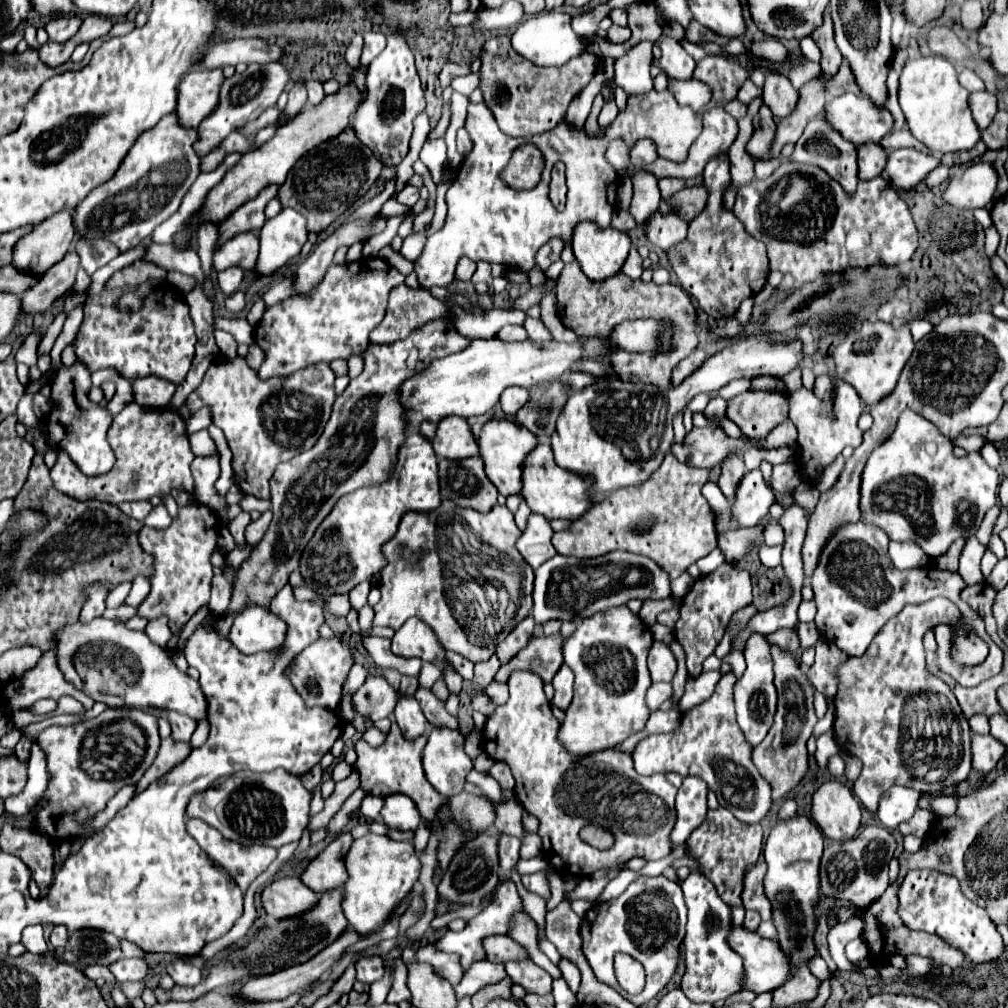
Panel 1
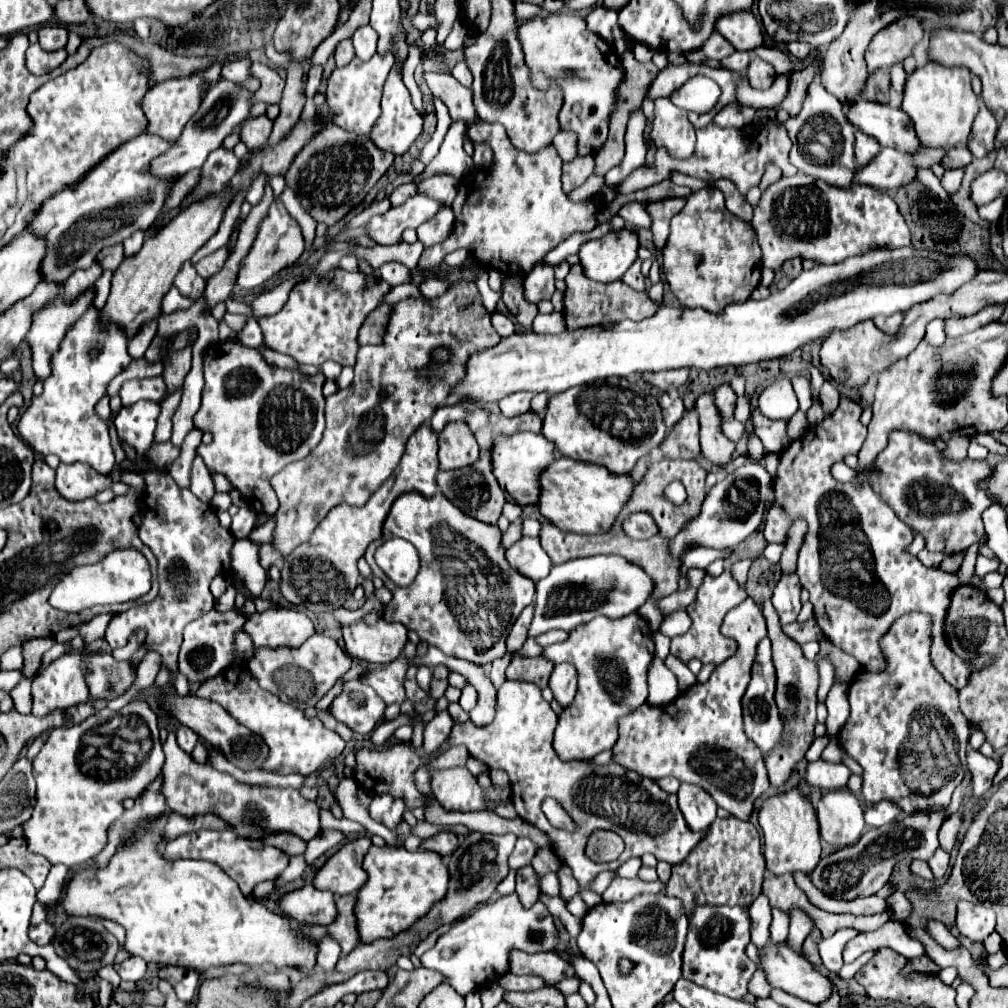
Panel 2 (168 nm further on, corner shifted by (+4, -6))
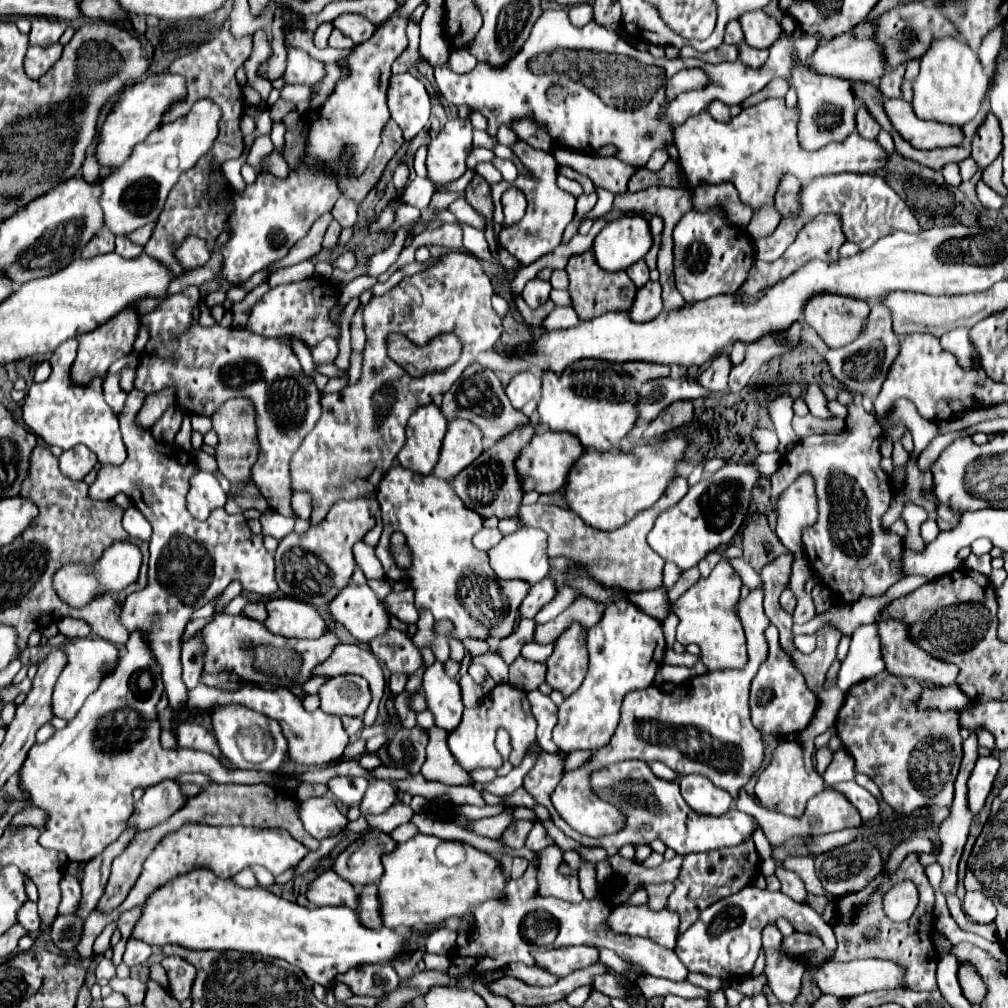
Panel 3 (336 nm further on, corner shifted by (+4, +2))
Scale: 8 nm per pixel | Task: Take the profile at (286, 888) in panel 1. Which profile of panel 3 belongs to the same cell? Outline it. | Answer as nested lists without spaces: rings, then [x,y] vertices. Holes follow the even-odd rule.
[[[333,870],[321,874],[307,890],[307,898],[315,906],[331,904],[331,906],[347,906],[347,908],[357,908],[359,906],[359,894],[355,888],[343,880],[339,874]]]

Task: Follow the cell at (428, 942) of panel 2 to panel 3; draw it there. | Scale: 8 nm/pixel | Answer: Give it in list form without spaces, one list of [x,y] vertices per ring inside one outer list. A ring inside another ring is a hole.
[[[439,926],[439,928],[433,928],[429,934],[427,934],[427,952],[439,952],[441,948],[445,948],[445,954],[451,954],[457,944],[455,944],[455,934],[453,930],[445,928],[445,926]],[[451,946],[451,950],[449,950]]]

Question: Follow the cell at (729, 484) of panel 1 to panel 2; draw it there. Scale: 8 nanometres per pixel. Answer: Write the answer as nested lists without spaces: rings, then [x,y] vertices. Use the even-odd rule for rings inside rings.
[[[703,394],[699,396],[695,410],[699,414],[699,424],[701,424],[701,454],[711,460],[715,466],[727,468],[731,464],[731,456],[735,454],[735,442],[727,440],[719,432],[719,412],[715,412],[713,404],[713,394]]]

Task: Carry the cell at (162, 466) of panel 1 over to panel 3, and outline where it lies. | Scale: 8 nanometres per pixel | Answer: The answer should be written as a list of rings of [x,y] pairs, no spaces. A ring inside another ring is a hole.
[[[79,444],[71,450],[65,450],[59,456],[59,462],[65,476],[69,476],[71,480],[83,480],[83,476],[97,464],[97,458],[93,456],[93,452],[89,452],[87,446]]]

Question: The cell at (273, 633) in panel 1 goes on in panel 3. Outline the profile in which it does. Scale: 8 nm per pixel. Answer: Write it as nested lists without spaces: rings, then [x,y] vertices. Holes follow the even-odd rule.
[[[291,596],[269,600],[267,612],[265,626],[285,638],[319,638],[327,630],[325,620],[311,604],[303,604]]]

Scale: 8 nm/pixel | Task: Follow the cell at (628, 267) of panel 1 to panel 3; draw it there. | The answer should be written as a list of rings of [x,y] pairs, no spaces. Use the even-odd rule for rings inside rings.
[[[639,260],[637,264],[631,264],[631,268],[627,268],[625,272],[627,272],[629,278],[635,282],[637,288],[641,288],[643,284],[647,284],[647,280],[649,280],[649,268],[647,268],[645,260]]]

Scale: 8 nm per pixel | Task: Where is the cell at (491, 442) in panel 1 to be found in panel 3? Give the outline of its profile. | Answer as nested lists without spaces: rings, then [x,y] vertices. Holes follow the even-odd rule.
[[[545,430],[545,432],[535,434],[531,444],[521,452],[521,456],[517,460],[519,478],[523,480],[525,492],[537,490],[541,494],[549,494],[549,492],[563,490],[567,484],[567,474],[569,474],[571,466],[581,458],[583,452],[585,452],[585,448],[581,446],[581,442],[575,440],[575,436],[569,432]]]

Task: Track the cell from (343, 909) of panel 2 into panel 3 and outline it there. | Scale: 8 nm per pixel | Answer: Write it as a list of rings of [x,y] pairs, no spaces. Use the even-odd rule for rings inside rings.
[[[369,884],[363,888],[359,898],[359,918],[367,928],[381,928],[381,904],[379,904],[379,888],[377,884]]]

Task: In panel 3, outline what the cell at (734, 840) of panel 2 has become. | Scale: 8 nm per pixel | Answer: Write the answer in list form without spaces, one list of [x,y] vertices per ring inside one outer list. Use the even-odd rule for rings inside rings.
[[[747,840],[747,844],[739,844],[731,856],[723,856],[723,860],[711,860],[713,854],[703,852],[703,854],[695,854],[695,856],[685,856],[683,862],[683,870],[681,876],[675,880],[675,890],[669,896],[667,908],[677,912],[681,918],[681,926],[679,926],[679,934],[683,934],[697,918],[699,914],[715,904],[717,900],[731,896],[735,892],[739,892],[743,886],[751,884],[753,878],[759,874],[759,854],[755,850],[753,840]]]

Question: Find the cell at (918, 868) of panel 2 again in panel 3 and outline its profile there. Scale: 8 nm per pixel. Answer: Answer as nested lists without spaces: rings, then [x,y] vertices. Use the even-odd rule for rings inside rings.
[[[911,852],[905,856],[905,860],[893,870],[887,872],[885,864],[889,858],[883,858],[883,870],[867,884],[867,888],[851,894],[843,894],[835,900],[835,936],[837,936],[837,950],[833,952],[831,960],[837,962],[849,962],[849,960],[861,960],[861,958],[883,958],[891,962],[905,964],[905,976],[903,986],[913,991],[931,992],[937,990],[935,984],[935,968],[937,968],[937,950],[933,944],[933,932],[935,932],[935,892],[923,872],[923,866],[919,862],[919,854]],[[911,878],[921,894],[919,908],[915,910],[915,916],[903,924],[895,924],[893,920],[887,920],[887,914],[883,912],[883,894],[889,886],[897,884],[899,880]]]

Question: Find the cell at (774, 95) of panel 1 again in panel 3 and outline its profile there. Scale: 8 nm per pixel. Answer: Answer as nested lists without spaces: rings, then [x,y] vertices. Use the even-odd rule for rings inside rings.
[[[745,42],[739,46],[739,58],[743,64],[751,66],[751,68],[759,68],[759,64],[763,64],[767,60],[767,50],[759,50],[753,46],[747,46]]]

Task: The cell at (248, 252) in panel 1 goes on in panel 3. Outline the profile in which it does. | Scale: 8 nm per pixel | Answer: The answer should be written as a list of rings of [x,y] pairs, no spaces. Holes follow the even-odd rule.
[[[187,236],[173,254],[183,268],[199,268],[209,260],[209,246],[197,236]]]

